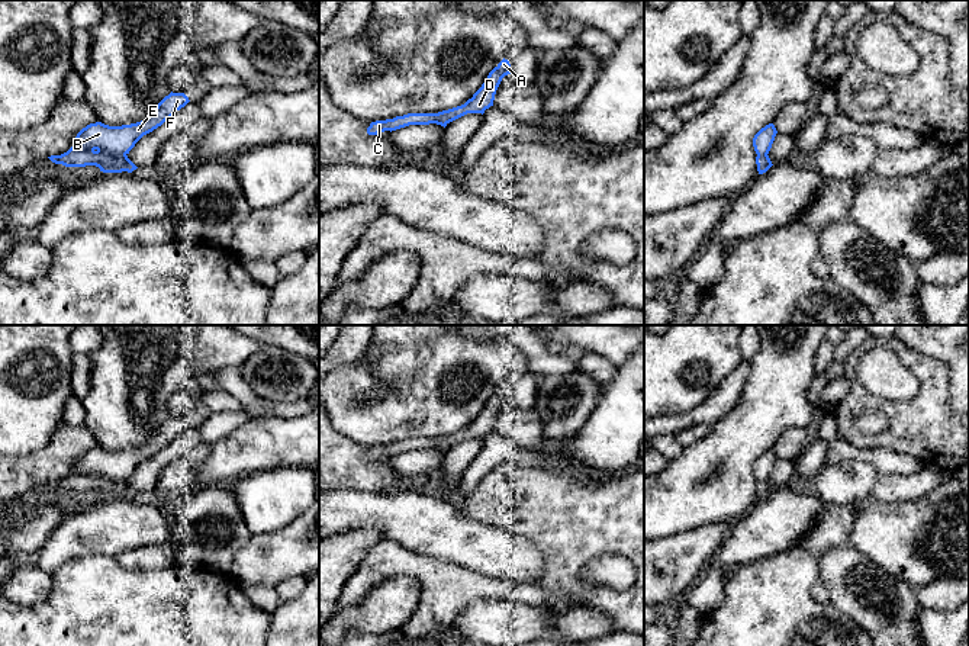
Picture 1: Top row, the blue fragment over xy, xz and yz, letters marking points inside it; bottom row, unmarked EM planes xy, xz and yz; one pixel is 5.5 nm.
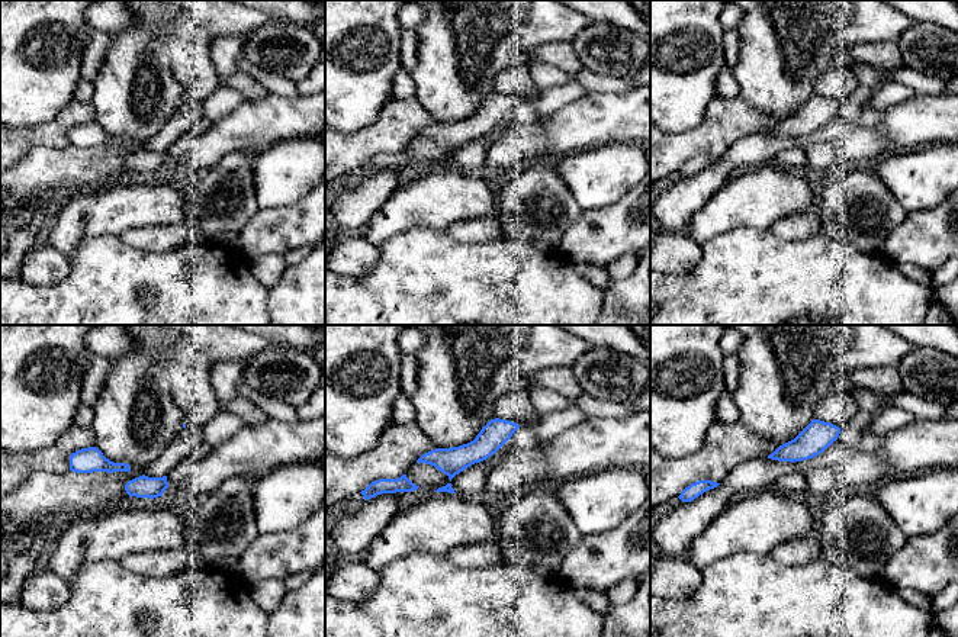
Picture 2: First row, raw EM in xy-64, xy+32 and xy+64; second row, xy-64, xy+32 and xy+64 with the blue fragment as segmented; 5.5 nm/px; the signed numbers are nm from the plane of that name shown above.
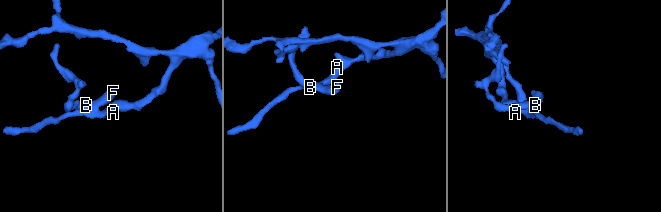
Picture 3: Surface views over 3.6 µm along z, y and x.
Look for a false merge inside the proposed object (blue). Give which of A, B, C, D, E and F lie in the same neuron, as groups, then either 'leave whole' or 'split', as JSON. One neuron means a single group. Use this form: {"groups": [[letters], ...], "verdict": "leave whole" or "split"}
{"groups": [["A", "B", "C", "D", "E", "F"]], "verdict": "leave whole"}

